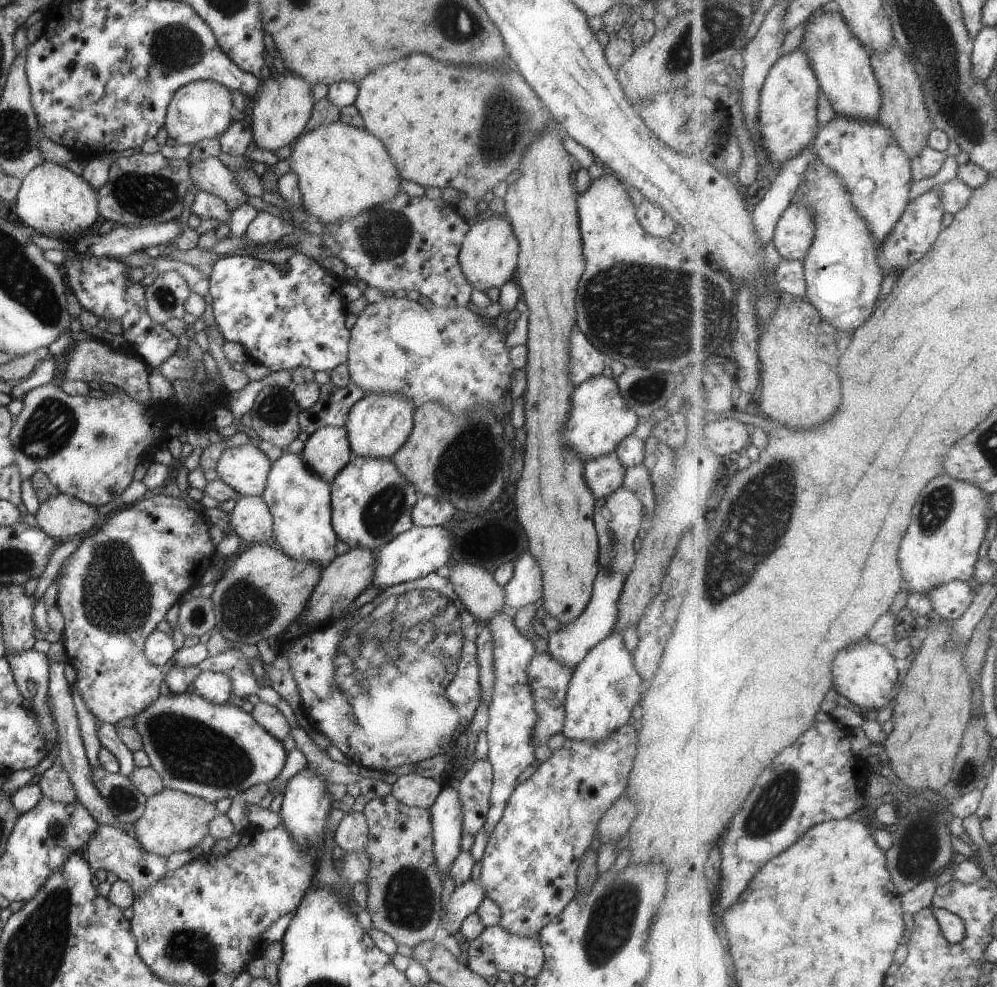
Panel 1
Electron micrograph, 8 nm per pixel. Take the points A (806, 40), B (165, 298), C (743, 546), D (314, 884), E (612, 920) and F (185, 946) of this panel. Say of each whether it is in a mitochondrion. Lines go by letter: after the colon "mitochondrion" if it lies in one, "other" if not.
A: other
B: mitochondrion
C: mitochondrion
D: other
E: mitochondrion
F: mitochondrion

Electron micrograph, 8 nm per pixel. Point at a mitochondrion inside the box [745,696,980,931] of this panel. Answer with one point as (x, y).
(920, 846)

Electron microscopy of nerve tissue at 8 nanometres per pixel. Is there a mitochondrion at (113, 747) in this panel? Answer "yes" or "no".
no

